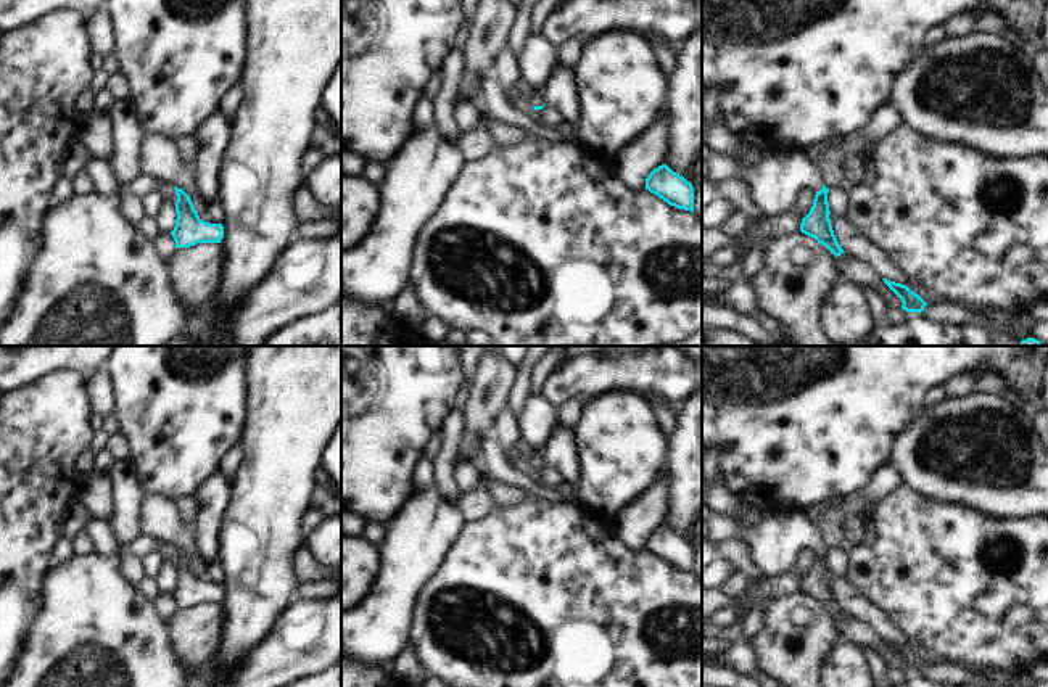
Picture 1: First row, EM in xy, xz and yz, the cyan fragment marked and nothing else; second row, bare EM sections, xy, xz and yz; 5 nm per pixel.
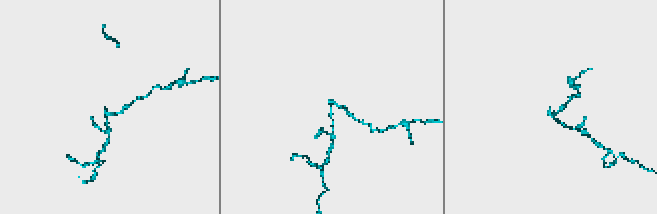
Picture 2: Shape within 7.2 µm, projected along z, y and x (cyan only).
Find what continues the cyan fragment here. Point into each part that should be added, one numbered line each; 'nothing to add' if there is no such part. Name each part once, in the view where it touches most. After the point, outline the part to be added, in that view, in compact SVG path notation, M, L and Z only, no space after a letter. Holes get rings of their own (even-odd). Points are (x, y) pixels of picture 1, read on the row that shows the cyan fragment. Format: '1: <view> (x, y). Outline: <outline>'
1: xz (536, 61). Outline: M530 32L517 56L517 66L520 80L531 90L530 105L543 106L543 87L557 66L557 45L546 40L541 34Z

